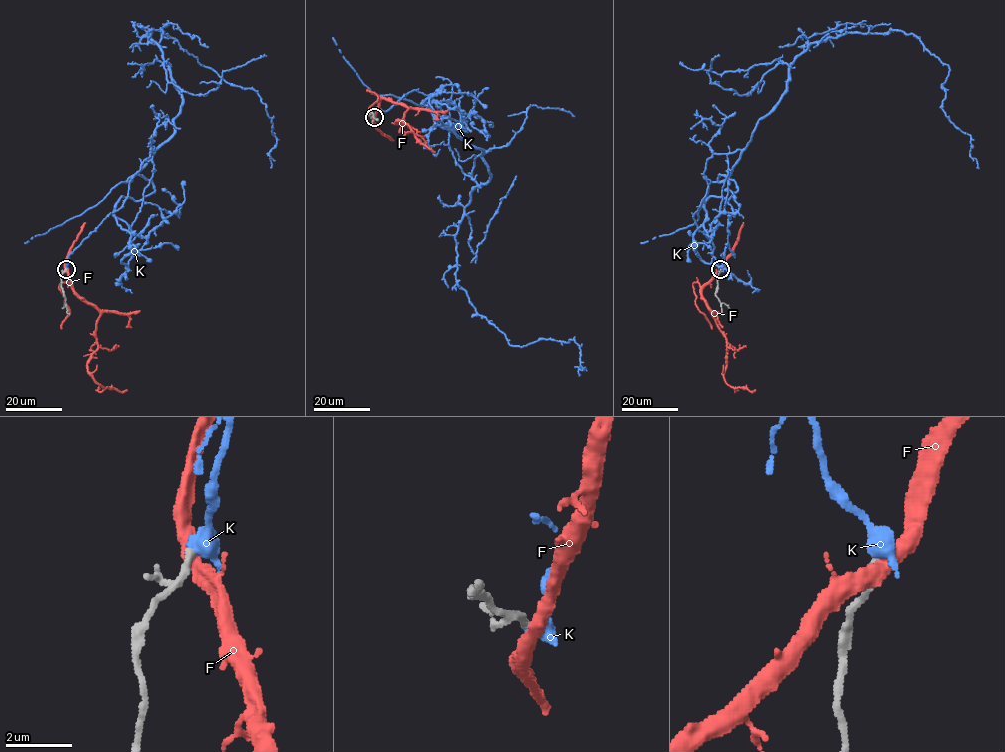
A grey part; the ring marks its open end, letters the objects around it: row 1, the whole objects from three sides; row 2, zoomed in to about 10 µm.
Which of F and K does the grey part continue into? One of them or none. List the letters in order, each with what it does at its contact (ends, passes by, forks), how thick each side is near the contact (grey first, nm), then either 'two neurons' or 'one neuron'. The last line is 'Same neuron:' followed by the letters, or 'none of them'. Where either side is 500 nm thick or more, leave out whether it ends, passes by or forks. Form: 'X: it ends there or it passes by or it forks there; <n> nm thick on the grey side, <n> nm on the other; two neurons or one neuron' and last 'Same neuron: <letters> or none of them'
F: it passes by; 240 nm thick on the grey side, 460 nm on the other; two neurons
K: 200 nm thick on the grey side, 600 nm on the other; two neurons
Same neuron: none of them

